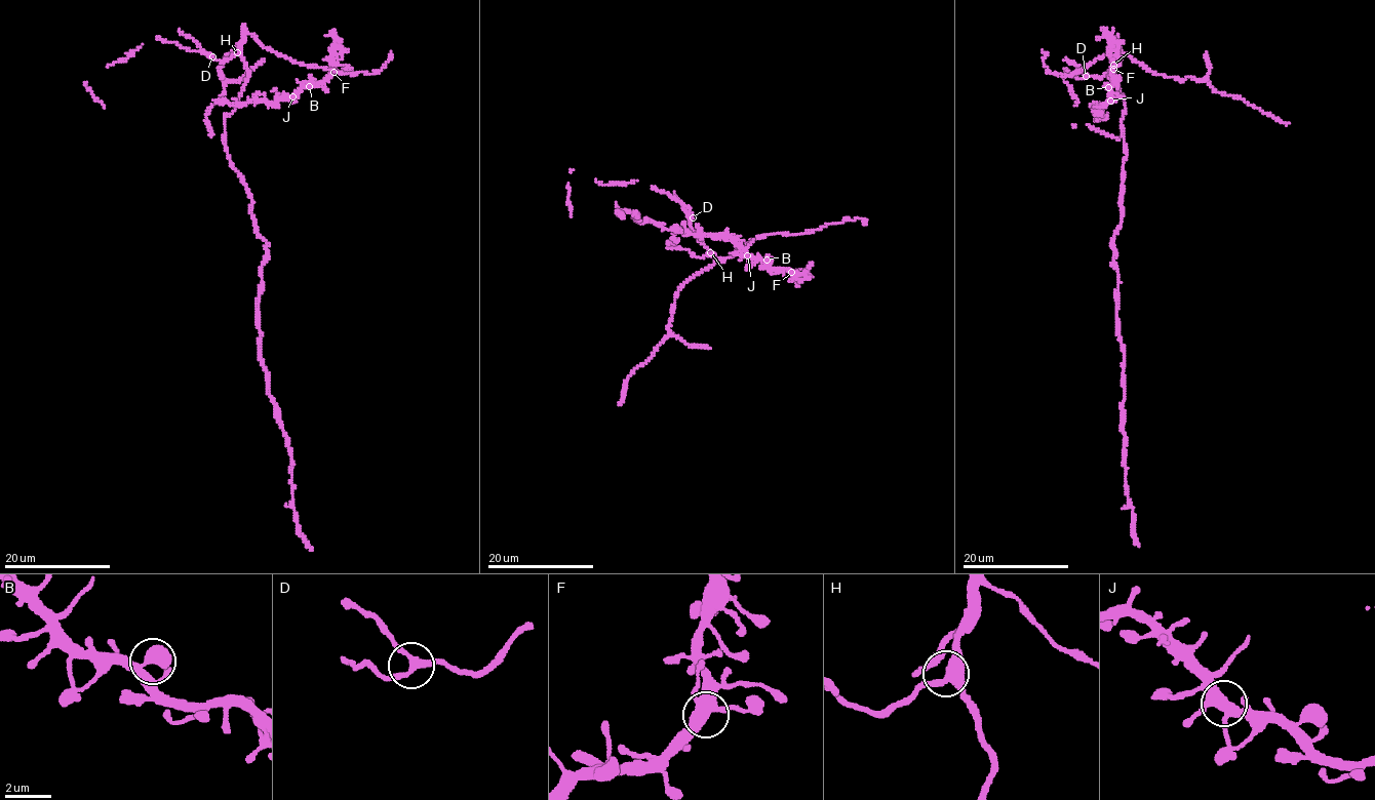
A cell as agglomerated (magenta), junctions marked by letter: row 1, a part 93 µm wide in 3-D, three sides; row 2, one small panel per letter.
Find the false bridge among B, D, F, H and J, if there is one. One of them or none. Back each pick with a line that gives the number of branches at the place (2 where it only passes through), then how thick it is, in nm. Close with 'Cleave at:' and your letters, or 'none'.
Cleave at: none

